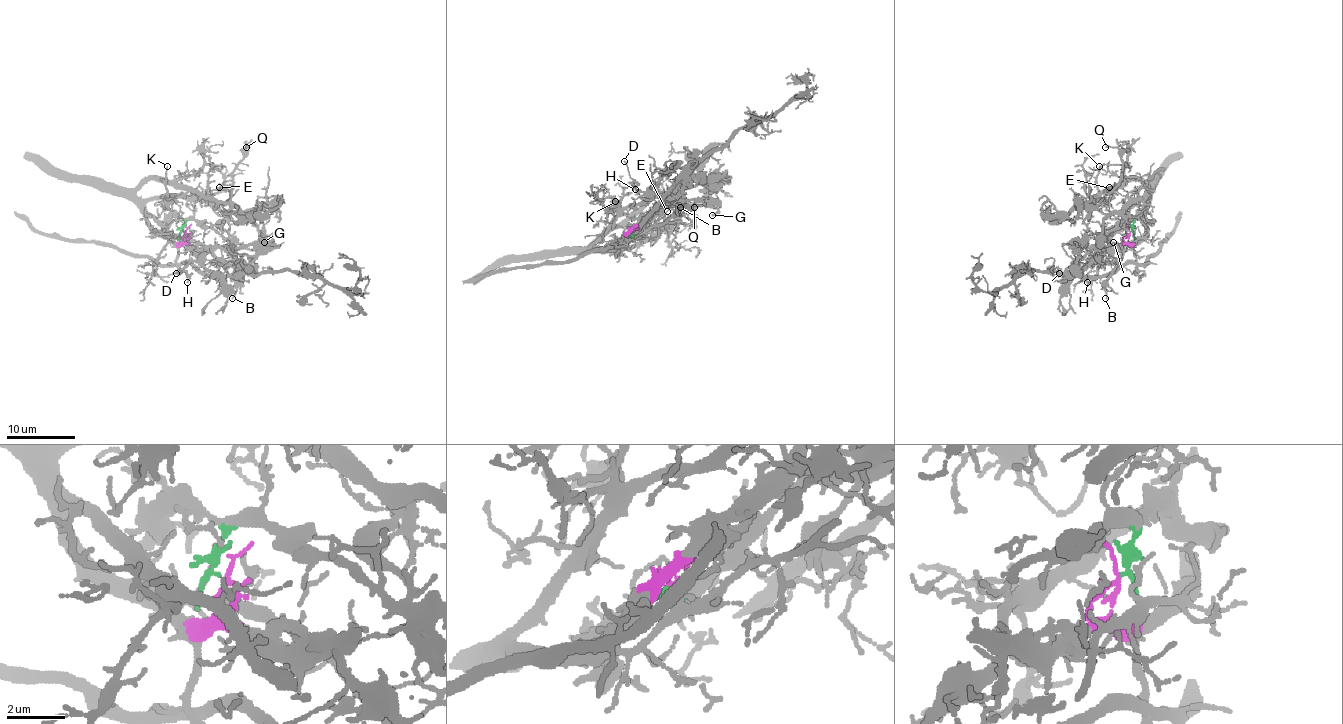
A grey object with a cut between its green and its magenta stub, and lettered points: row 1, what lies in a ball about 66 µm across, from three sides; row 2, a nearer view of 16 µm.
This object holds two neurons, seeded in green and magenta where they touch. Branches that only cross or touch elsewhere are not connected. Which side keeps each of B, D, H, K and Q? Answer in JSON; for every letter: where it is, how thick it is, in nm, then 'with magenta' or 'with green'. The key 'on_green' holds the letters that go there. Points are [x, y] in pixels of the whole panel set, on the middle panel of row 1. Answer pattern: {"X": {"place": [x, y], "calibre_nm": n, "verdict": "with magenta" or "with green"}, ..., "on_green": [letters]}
{"B": {"place": [680, 207], "calibre_nm": 150, "verdict": "with magenta"}, "D": {"place": [624, 161], "calibre_nm": 110, "verdict": "with magenta"}, "H": {"place": [635, 189], "calibre_nm": 120, "verdict": "with magenta"}, "K": {"place": [615, 201], "calibre_nm": 140, "verdict": "with magenta"}, "Q": {"place": [694, 207], "calibre_nm": 130, "verdict": "with magenta"}, "on_green": []}

